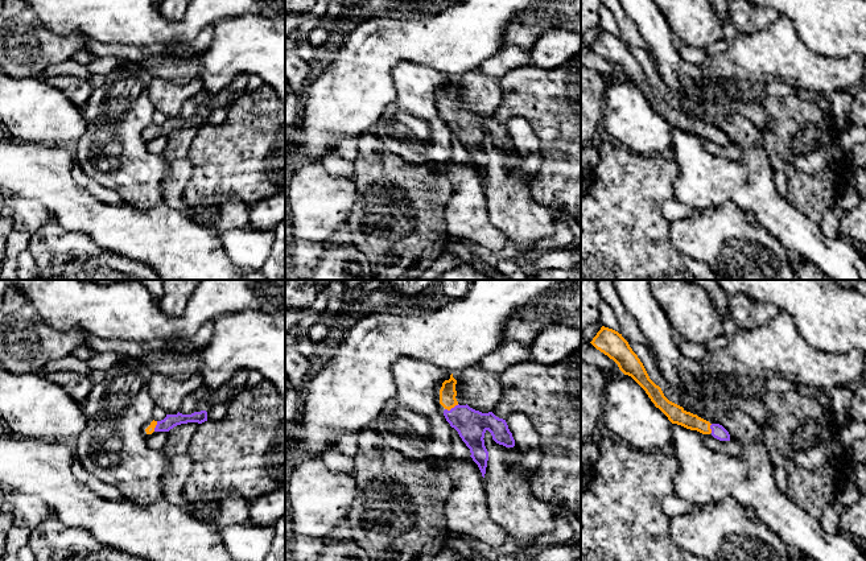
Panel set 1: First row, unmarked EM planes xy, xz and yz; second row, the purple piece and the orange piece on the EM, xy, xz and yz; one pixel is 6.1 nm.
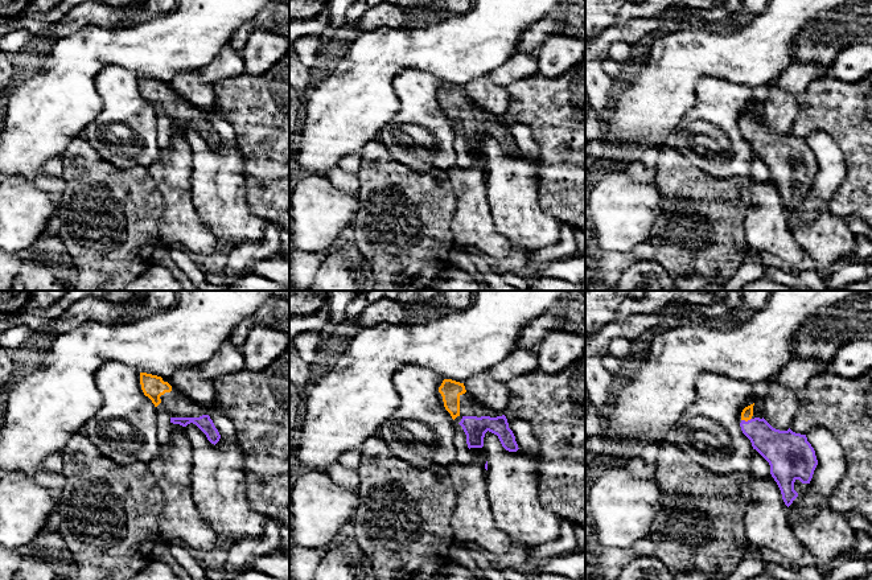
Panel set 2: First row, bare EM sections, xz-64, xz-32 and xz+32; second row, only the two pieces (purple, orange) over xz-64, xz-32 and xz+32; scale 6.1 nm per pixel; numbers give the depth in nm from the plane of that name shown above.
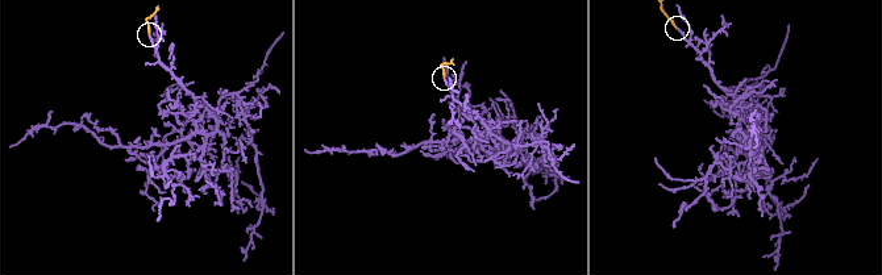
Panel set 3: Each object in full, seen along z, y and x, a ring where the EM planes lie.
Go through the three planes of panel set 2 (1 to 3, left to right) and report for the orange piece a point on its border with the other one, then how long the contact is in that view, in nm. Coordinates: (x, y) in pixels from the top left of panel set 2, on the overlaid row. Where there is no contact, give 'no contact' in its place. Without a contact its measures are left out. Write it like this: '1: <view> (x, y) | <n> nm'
1: no contact
2: no contact
3: xz+32 (744, 420) | 70 nm

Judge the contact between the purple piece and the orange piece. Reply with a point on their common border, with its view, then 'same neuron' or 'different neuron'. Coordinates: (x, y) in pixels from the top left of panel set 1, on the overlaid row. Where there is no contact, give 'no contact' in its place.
meets purple in xz at (452, 408); same neuron

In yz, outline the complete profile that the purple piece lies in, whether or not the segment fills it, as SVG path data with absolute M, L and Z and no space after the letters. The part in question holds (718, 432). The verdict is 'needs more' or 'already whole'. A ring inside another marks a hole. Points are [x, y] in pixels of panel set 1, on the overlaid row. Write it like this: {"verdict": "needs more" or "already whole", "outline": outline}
{"verdict": "needs more", "outline": "M602 326L590 343L613 359L624 375L631 376L646 391L655 407L659 408L672 424L697 430L702 434L712 434L719 441L730 441L730 434L722 425L710 424L669 401L664 396L661 388L650 379L643 363L622 334Z"}

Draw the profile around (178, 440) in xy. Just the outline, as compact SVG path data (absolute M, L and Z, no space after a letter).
M187 422L174 426L168 432L168 440L162 447L162 453L168 459L189 450L191 438L198 428L198 422Z

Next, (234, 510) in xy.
M231 492L219 502L219 511L215 516L215 524L230 527L250 521L251 503L244 500L239 494Z

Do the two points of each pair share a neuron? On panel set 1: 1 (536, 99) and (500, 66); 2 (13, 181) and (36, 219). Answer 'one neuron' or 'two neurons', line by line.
1: two neurons
2: two neurons

